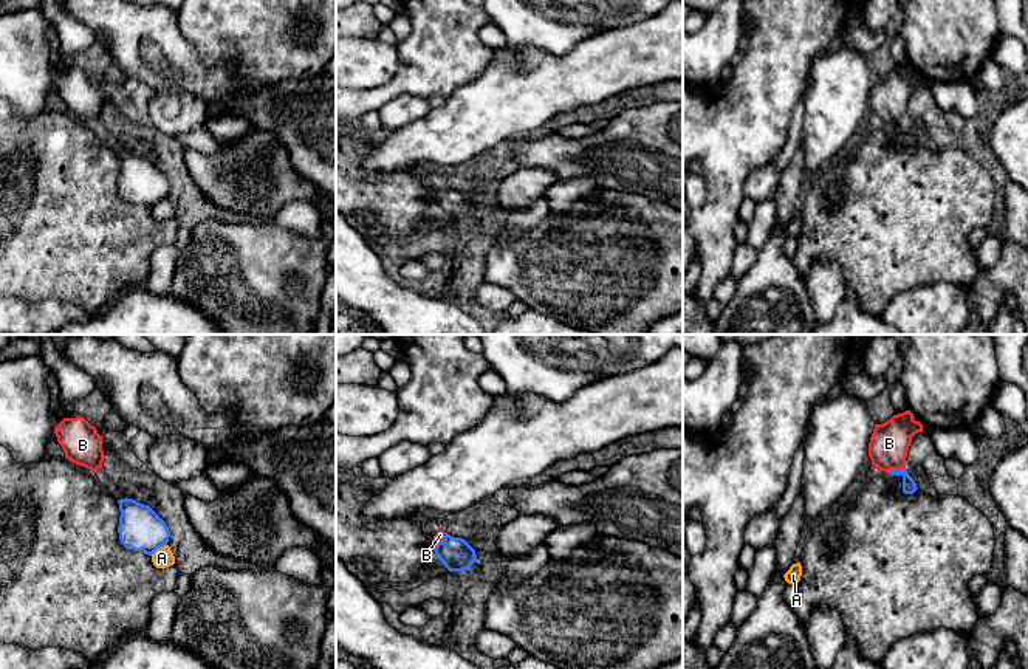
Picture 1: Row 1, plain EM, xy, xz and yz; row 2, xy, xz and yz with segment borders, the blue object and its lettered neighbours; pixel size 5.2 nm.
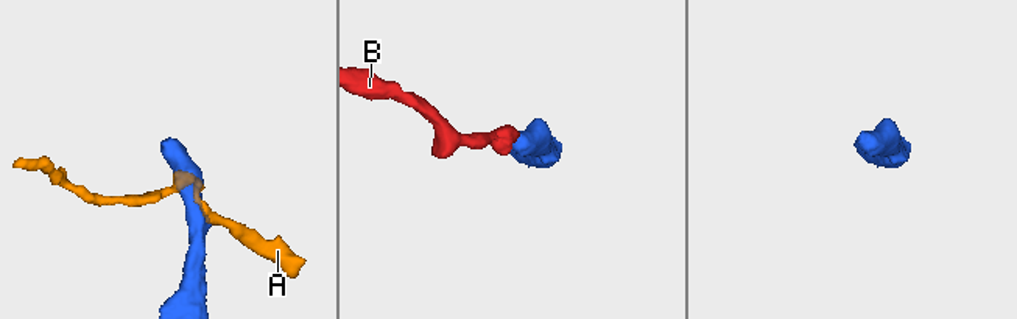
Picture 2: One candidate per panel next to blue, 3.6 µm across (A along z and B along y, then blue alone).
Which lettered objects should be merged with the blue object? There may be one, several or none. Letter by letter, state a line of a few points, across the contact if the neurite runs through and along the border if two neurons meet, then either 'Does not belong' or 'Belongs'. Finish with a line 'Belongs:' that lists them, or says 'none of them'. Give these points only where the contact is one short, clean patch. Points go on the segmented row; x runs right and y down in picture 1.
A: Does not belong
B: Line: xz (455, 553), (440, 542), (440, 535). Belongs
Belongs: B

